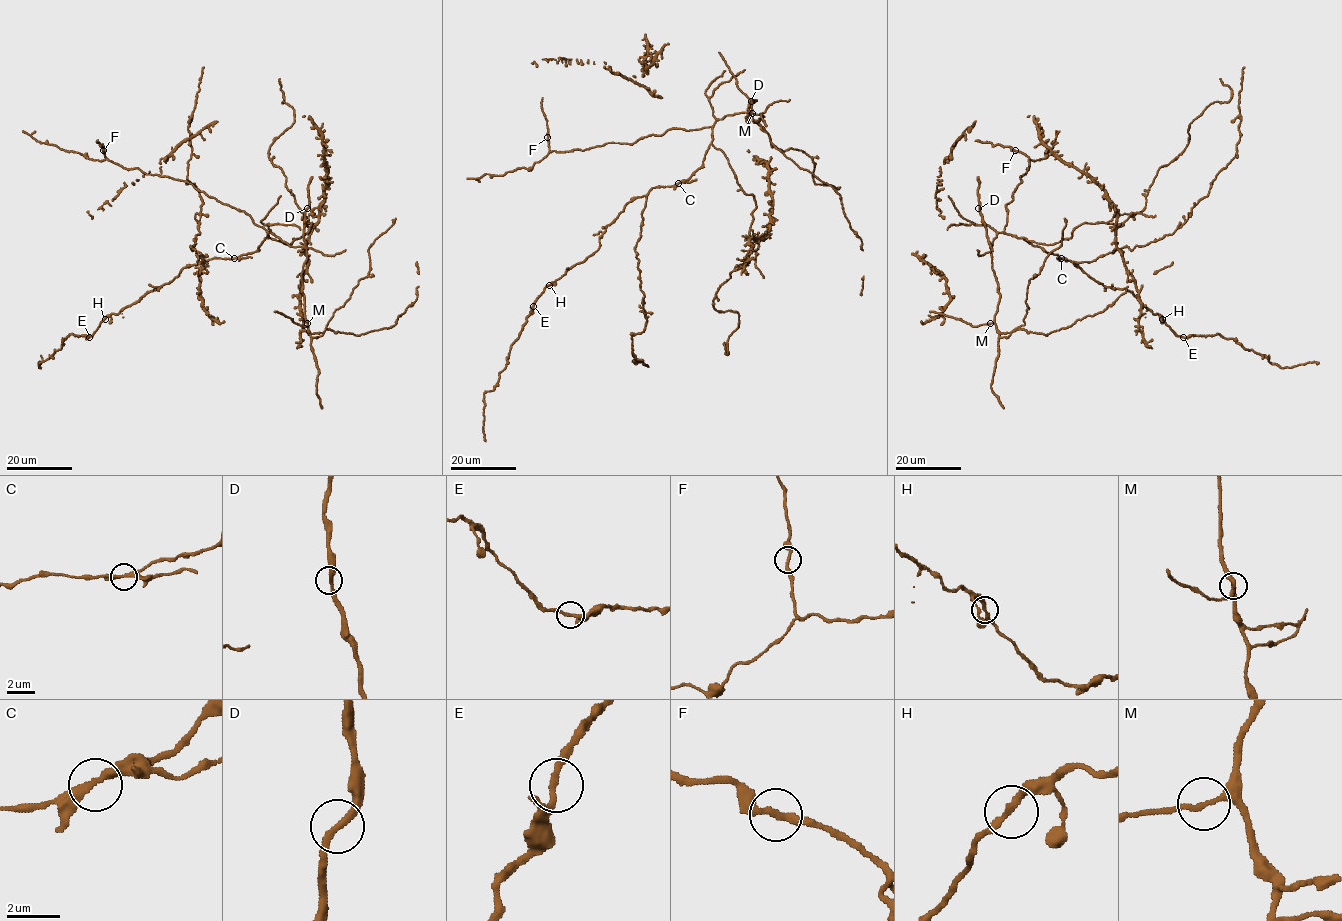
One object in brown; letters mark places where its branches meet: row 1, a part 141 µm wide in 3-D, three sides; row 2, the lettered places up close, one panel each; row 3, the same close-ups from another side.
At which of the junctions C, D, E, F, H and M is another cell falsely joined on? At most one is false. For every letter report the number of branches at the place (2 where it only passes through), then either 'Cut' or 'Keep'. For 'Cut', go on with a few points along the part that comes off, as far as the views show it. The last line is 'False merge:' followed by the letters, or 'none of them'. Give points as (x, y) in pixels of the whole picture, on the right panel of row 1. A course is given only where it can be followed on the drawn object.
C: Branches: 2. Cut
D: Branches: 2. Keep
E: Branches: 2. Keep
F: Branches: 2. Keep
H: Branches: 2. Keep
M: Branches: 2. Keep
False merge: C

